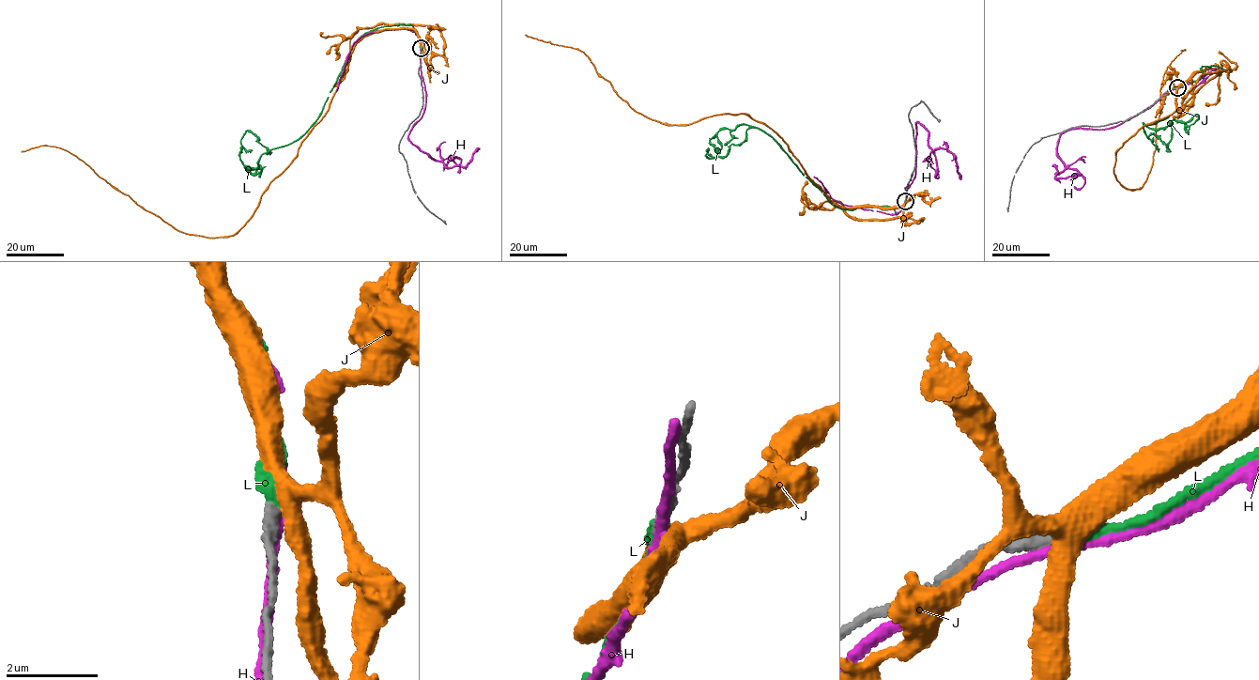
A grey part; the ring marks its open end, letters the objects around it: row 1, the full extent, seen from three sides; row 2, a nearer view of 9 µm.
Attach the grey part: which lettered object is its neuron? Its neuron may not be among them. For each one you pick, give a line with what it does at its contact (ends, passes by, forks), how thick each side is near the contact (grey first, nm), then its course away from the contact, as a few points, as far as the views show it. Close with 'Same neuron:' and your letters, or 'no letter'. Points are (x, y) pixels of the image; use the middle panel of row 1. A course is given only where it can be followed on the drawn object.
L: it ends there; 300 nm thick on the grey side, 380 nm on the other; it runs (905, 201), (896, 214), (884, 205), (841, 209), (779, 144), (755, 128), (726, 156), (705, 155), (714, 158)
Same neuron: L

